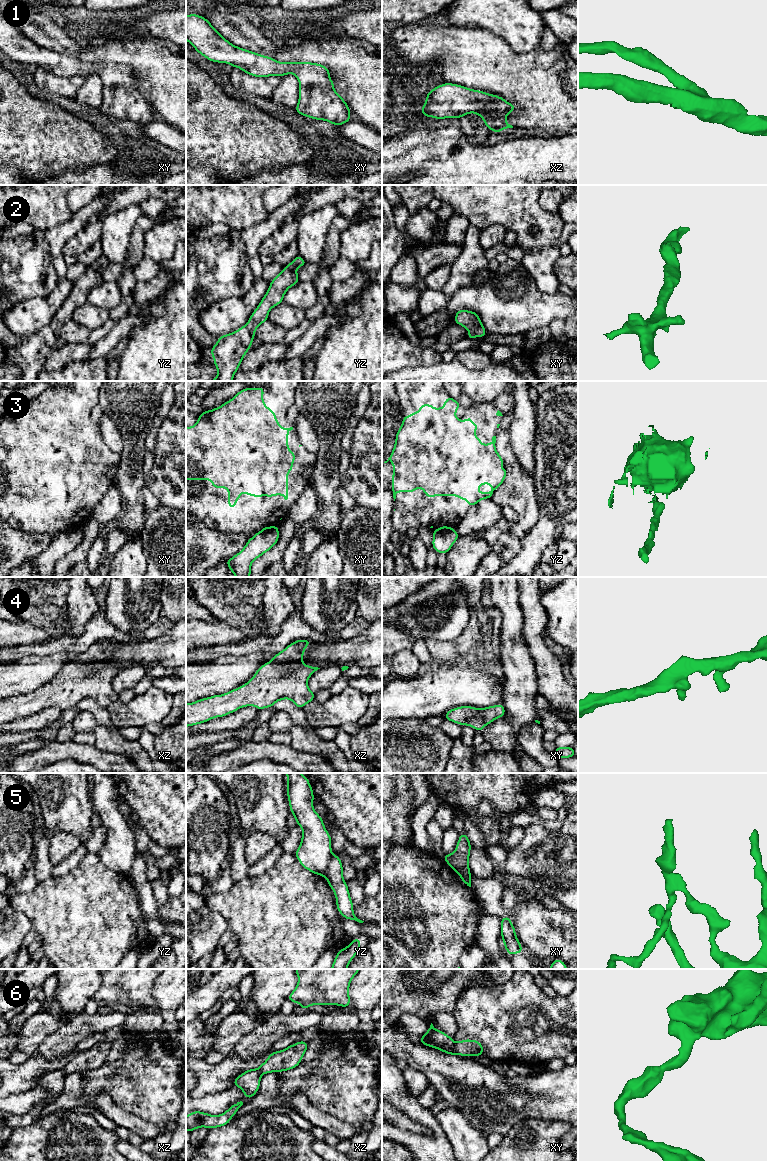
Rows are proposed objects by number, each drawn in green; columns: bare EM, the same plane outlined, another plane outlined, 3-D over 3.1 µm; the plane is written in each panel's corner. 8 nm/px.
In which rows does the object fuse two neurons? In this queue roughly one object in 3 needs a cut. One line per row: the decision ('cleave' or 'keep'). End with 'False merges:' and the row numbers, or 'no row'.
1: keep
2: keep
3: cleave
4: keep
5: cleave
6: cleave
False merges: 3, 5, 6

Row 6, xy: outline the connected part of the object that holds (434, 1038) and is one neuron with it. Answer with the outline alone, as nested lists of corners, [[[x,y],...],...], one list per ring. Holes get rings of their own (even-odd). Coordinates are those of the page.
[[[432,1023],[427,1032],[420,1037],[419,1041],[426,1046],[439,1049],[444,1053],[456,1055],[453,1039],[446,1033],[435,1029]]]

